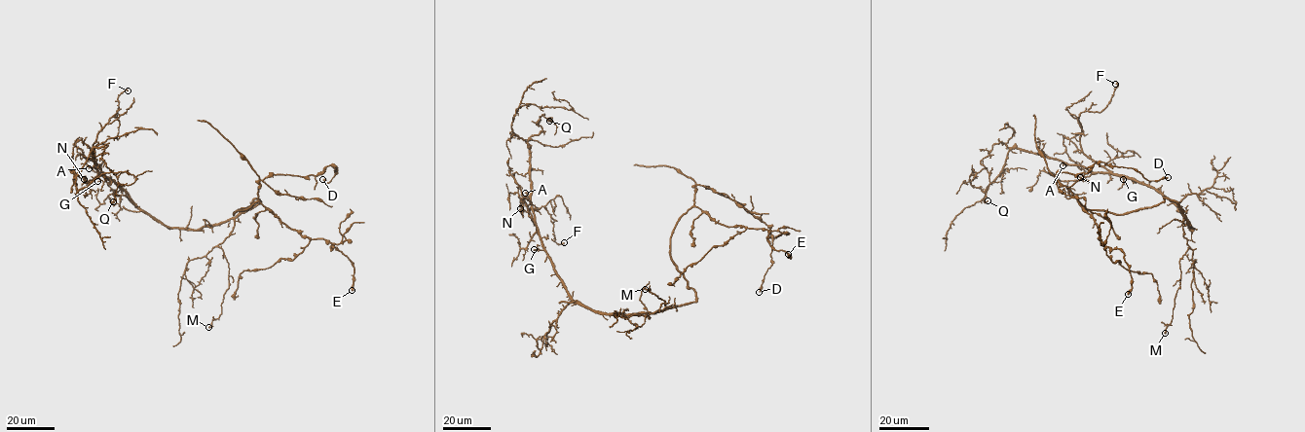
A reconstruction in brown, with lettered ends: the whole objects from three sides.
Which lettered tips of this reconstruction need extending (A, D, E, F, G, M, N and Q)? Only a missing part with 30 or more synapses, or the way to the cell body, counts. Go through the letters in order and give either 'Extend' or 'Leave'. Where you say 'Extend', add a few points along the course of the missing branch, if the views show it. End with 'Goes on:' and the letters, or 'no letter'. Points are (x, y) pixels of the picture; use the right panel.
A: Leave
D: Leave
E: Extend. Course of what is missing: (1128, 294), (1136, 303), (1141, 325)
F: Leave
G: Leave
M: Leave
N: Leave
Q: Leave
Goes on: E

